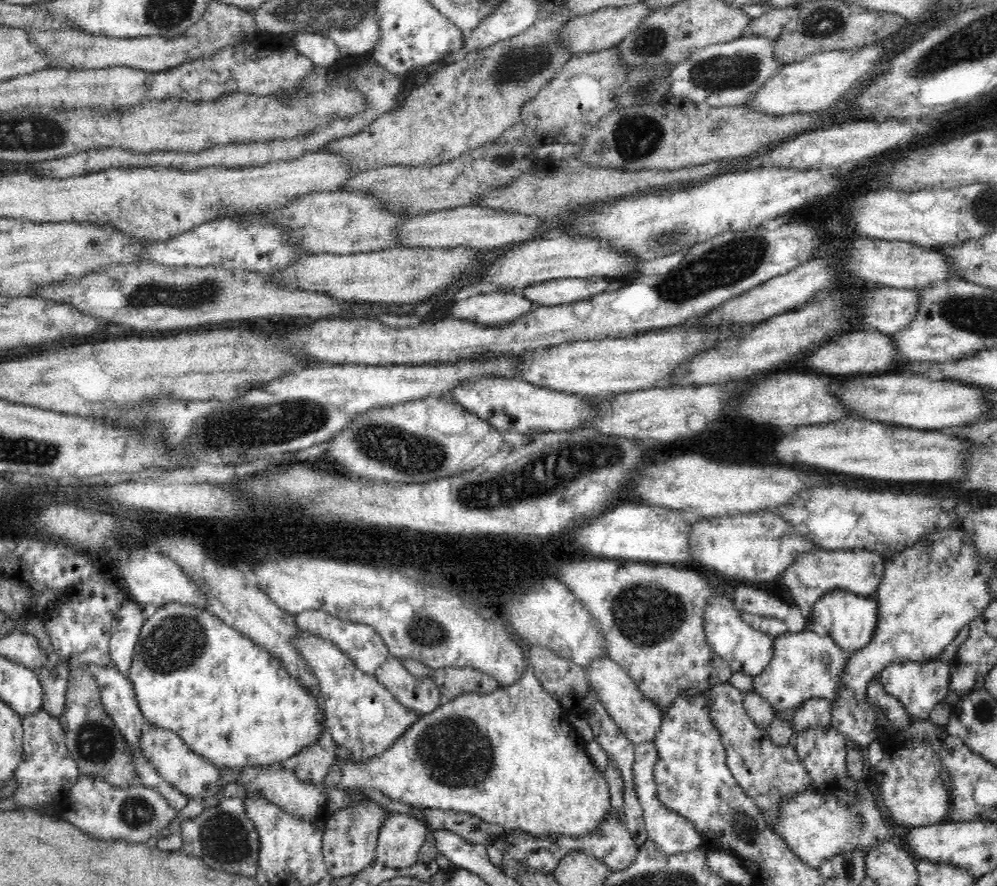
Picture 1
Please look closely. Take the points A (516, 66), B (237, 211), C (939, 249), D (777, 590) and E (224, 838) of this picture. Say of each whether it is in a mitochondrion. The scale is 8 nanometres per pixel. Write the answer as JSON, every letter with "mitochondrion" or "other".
{"A":"mitochondrion","B":"other","C":"other","D":"other","E":"mitochondrion"}

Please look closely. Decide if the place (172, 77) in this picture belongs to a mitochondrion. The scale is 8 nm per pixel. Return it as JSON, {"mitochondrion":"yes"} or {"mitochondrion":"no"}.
{"mitochondrion":"no"}

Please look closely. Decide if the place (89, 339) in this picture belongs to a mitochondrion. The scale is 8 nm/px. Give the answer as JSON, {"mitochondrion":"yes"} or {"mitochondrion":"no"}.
{"mitochondrion":"no"}

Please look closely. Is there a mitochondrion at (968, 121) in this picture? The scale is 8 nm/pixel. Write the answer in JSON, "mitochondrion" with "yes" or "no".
{"mitochondrion":"no"}

